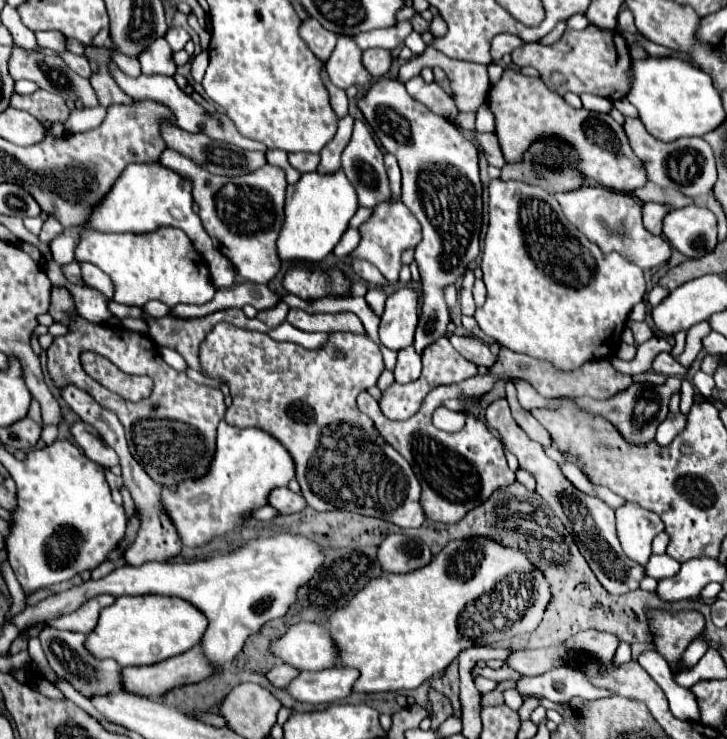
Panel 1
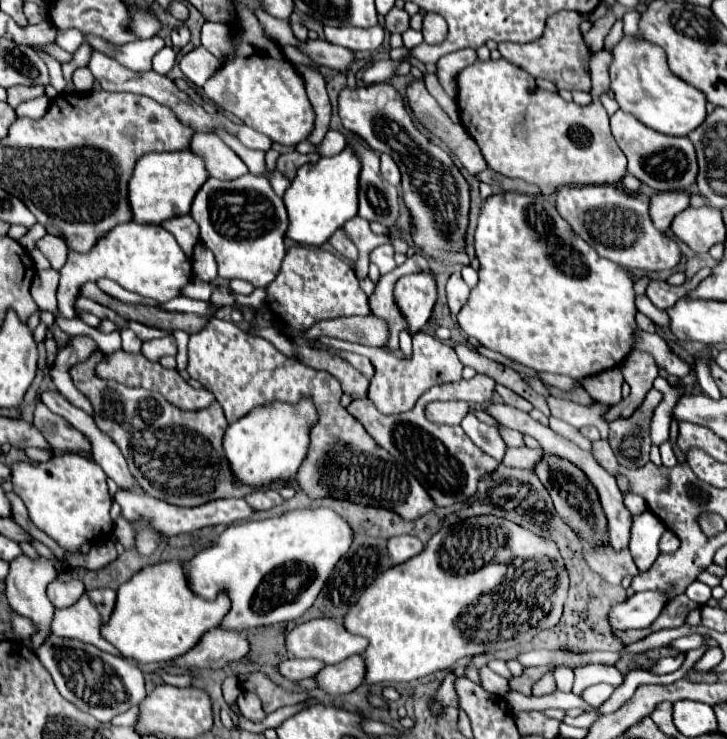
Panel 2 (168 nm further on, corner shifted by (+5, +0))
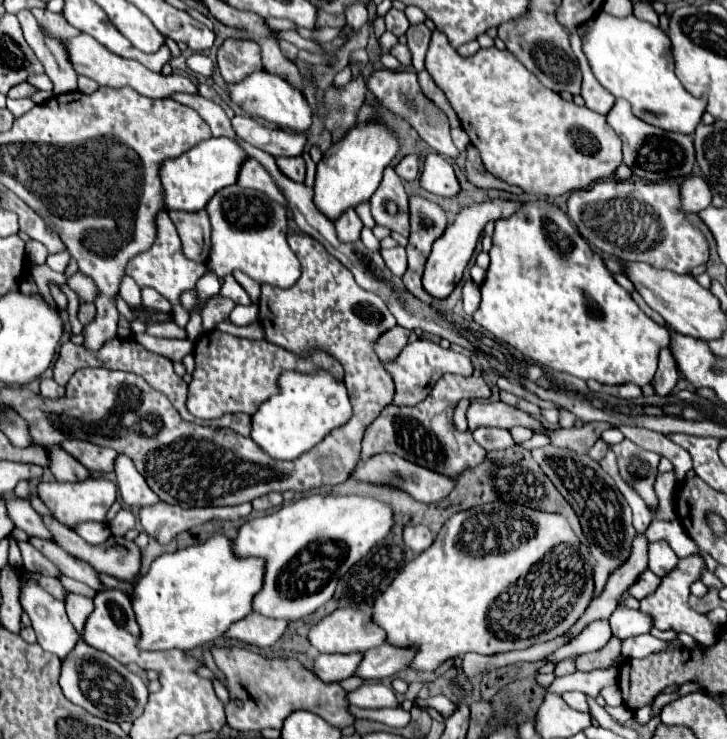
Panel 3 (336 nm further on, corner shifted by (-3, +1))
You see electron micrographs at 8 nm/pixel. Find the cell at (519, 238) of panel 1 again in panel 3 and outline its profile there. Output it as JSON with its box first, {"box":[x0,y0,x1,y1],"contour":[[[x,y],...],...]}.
{"box":[472,200,668,386],"contour":[[[530,200],[526,202],[514,216],[510,216],[508,220],[500,220],[496,222],[496,230],[492,236],[492,248],[490,248],[490,266],[488,266],[488,274],[486,280],[482,282],[482,302],[480,308],[476,310],[476,314],[472,316],[476,324],[484,326],[488,332],[492,332],[496,338],[504,340],[506,344],[514,346],[518,352],[522,352],[524,356],[532,358],[536,364],[558,370],[558,372],[566,372],[572,374],[576,378],[582,380],[596,380],[600,384],[608,384],[608,386],[616,386],[616,384],[636,384],[636,386],[646,386],[652,382],[654,374],[656,374],[656,366],[658,366],[658,352],[660,348],[668,346],[668,330],[660,324],[656,324],[652,318],[648,318],[632,300],[630,292],[626,292],[622,286],[618,286],[612,278],[612,274],[606,270],[602,258],[592,252],[592,248],[588,246],[588,242],[574,230],[570,218],[554,204],[550,204],[548,200]]]}

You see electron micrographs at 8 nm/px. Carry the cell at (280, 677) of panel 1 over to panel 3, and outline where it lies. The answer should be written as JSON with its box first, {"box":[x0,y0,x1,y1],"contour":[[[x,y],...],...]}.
{"box":[314,652,362,682],"contour":[[[352,652],[352,654],[320,654],[314,662],[316,676],[326,682],[342,682],[350,676],[356,674],[356,668],[362,662],[362,652]]]}

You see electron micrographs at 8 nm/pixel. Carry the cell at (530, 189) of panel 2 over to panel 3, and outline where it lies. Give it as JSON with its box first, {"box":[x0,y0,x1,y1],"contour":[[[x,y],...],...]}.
{"box":[466,144,522,196],"contour":[[[470,144],[466,148],[466,176],[468,176],[468,182],[478,186],[478,188],[496,188],[496,190],[504,190],[504,192],[510,192],[510,194],[518,194],[522,196],[522,190],[516,188],[516,186],[510,186],[498,178],[492,178],[492,174],[488,174],[482,166],[482,160],[480,160],[480,154],[476,152],[476,148]]]}

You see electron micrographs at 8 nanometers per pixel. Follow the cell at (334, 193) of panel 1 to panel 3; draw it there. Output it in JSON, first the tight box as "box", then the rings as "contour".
{"box":[314,120,400,220],"contour":[[[370,120],[366,124],[348,130],[342,136],[342,140],[332,144],[318,162],[314,200],[320,212],[324,212],[330,220],[336,220],[336,216],[340,216],[340,212],[344,212],[346,208],[354,208],[356,204],[370,200],[370,196],[376,192],[382,180],[384,168],[392,164],[398,152],[400,152],[398,132],[388,124],[382,124],[380,120]]]}

